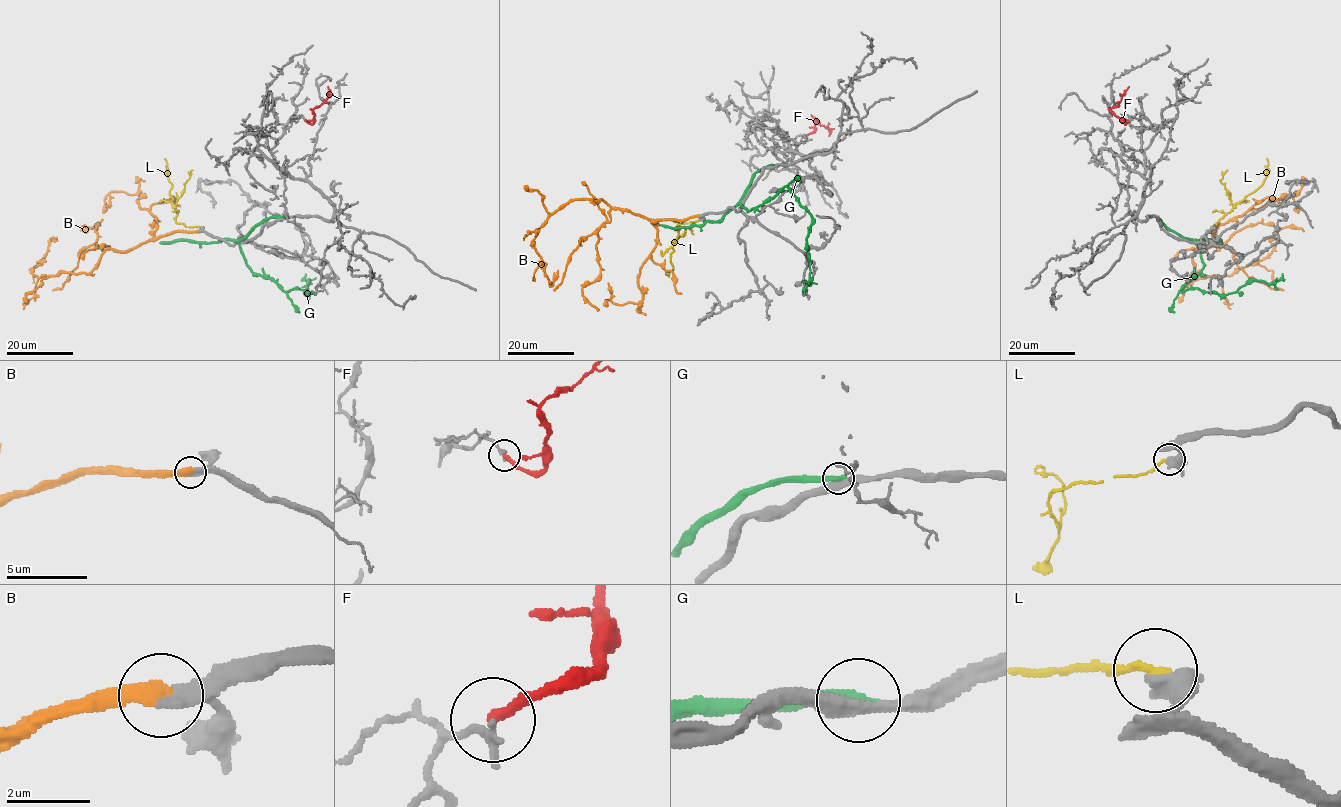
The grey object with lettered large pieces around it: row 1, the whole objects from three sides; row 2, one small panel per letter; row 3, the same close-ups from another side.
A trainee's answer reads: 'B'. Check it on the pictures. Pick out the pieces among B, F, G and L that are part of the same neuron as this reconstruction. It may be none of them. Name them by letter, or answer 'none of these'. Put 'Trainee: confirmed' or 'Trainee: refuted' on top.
Trainee: confirmed
B

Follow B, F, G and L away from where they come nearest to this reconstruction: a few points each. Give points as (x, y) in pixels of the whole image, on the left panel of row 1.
B: (198, 231), (174, 231), (126, 251), (107, 249), (88, 273), (35, 276), (32, 270), (56, 238)
F: (305, 120), (313, 122), (313, 109), (328, 97), (327, 86)
G: (283, 216), (263, 219), (242, 239), (245, 261), (286, 292), (300, 288), (309, 294), (306, 273)
L: (200, 226), (185, 226), (175, 221), (177, 212), (169, 195), (172, 185), (164, 159)

